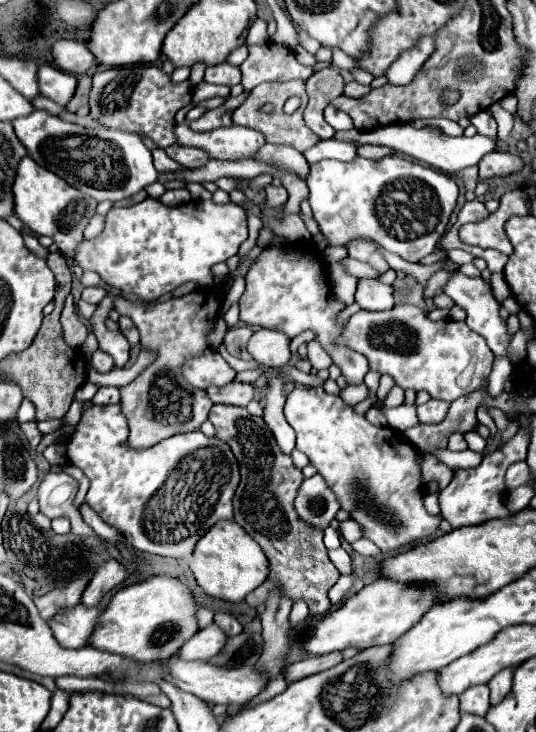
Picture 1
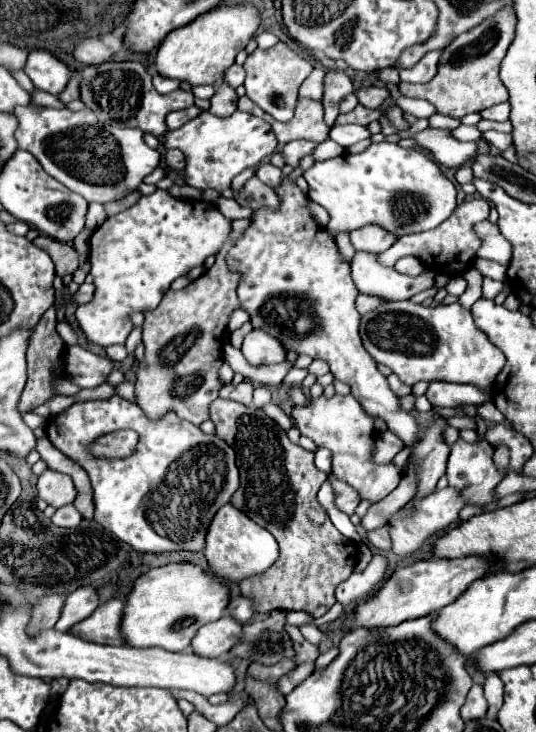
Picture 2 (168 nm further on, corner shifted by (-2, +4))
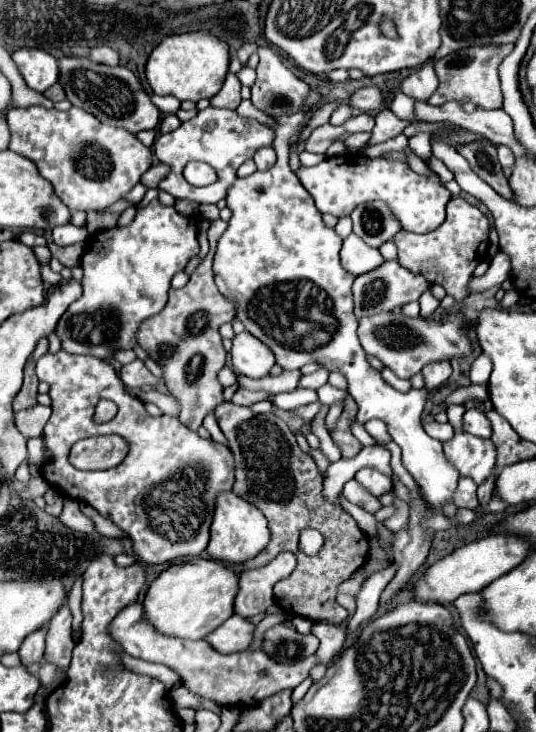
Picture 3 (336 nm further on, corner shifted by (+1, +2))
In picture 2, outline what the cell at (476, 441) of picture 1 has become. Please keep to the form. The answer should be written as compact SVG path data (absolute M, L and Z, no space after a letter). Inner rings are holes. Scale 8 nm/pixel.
M464 415L464 416L451 416L448 418L448 424L452 427L457 428L458 430L462 430L465 428L469 428L472 430L476 430L476 423L473 417Z

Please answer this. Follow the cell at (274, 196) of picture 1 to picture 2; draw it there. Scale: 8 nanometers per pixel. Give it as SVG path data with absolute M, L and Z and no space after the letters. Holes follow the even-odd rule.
M263 162L259 168L257 168L257 178L263 180L267 186L275 188L281 184L281 168L273 166L271 162Z

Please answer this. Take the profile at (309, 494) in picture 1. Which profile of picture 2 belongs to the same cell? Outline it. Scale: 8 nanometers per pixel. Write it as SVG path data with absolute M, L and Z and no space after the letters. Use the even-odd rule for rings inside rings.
M331 478L331 484L335 488L335 504L345 512L345 514L355 514L355 508L361 502L361 496L343 480L339 478Z

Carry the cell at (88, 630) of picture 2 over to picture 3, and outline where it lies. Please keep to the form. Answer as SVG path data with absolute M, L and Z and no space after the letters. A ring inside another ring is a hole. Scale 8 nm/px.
M138 602L120 610L120 614L110 622L108 634L112 636L112 640L116 640L116 644L120 644L124 648L126 654L130 654L134 658L142 658L146 662L158 662L158 664L164 664L164 666L176 670L182 676L184 686L188 686L192 692L196 692L204 698L210 698L222 706L230 704L230 706L250 708L250 706L258 704L260 700L276 694L278 690L296 688L308 676L308 672L312 670L312 666L316 662L330 664L334 660L334 656L344 648L346 626L318 624L318 630L316 630L316 636L320 640L318 654L314 654L312 658L304 658L298 664L288 664L288 666L272 662L272 658L268 658L262 650L224 656L224 654L218 654L216 650L212 650L212 646L208 646L208 642L204 642L204 640L192 642L192 640L180 640L180 638L164 638L162 634L156 634L156 630L152 630L152 626L144 624L142 604L138 604Z

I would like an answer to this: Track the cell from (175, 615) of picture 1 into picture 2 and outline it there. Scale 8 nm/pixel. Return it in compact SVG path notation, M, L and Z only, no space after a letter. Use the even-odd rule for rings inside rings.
M181 562L151 568L135 580L133 592L127 596L127 608L121 632L131 646L159 646L167 650L187 650L195 632L219 620L229 604L229 588L211 572L197 564Z

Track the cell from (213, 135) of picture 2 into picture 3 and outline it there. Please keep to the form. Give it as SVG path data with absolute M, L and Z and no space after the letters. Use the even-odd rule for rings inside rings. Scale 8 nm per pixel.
M208 106L206 110L200 110L192 120L182 122L182 126L176 128L174 132L160 134L158 142L154 142L154 152L158 160L172 166L170 174L164 178L164 182L160 182L158 188L166 190L174 198L186 198L196 204L216 204L226 198L228 186L232 186L232 182L236 180L236 170L246 160L250 160L256 154L256 150L264 146L272 146L272 142L274 142L274 132L268 126L252 118L242 118L240 114L236 114L236 110L218 110ZM192 160L210 164L218 174L218 180L204 188L196 188L188 184L182 176L182 170Z

